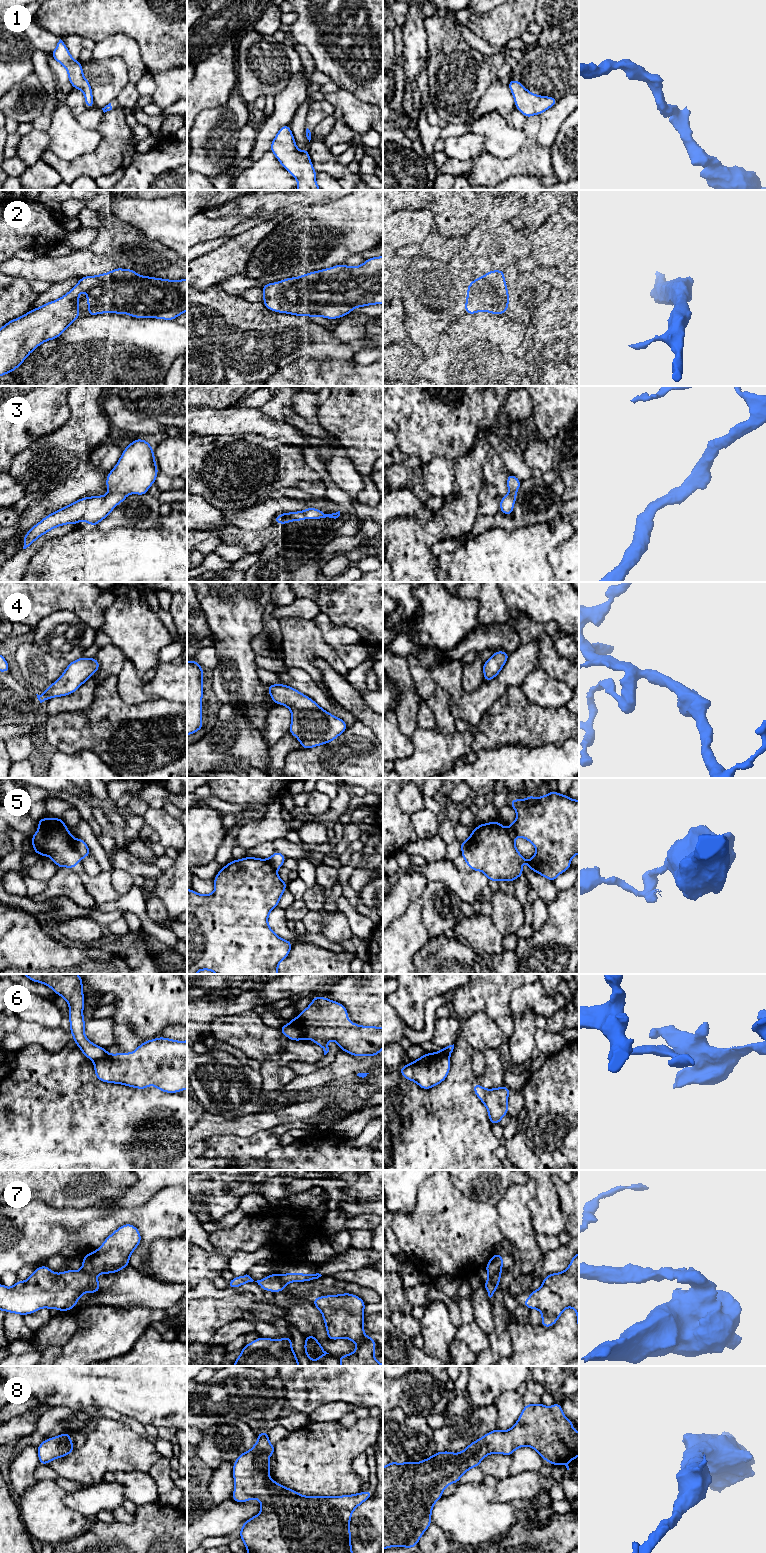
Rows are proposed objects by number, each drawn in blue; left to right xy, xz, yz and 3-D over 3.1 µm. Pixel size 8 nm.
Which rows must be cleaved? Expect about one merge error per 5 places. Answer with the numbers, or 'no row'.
5, 6, 7

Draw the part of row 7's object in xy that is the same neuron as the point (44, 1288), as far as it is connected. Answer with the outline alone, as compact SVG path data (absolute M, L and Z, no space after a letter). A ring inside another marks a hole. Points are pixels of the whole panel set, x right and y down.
M46 1265L39 1266L24 1282L17 1280L13 1287L7 1288L0 1283L0 1310L12 1312L22 1316L32 1314L41 1308L70 1311L78 1303L78 1299L86 1292L93 1294L100 1289L100 1282L96 1275L86 1273L84 1270L72 1269L55 1273Z

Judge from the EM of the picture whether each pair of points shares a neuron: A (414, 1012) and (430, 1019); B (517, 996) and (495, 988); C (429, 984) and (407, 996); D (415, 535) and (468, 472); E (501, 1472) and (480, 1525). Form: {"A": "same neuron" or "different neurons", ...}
{"A": "different neurons", "B": "different neurons", "C": "same neuron", "D": "same neuron", "E": "different neurons"}

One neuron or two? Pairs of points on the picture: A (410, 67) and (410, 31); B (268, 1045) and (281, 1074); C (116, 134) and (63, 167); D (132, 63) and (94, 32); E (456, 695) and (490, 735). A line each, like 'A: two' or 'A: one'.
A: one
B: two
C: one
D: two
E: two

